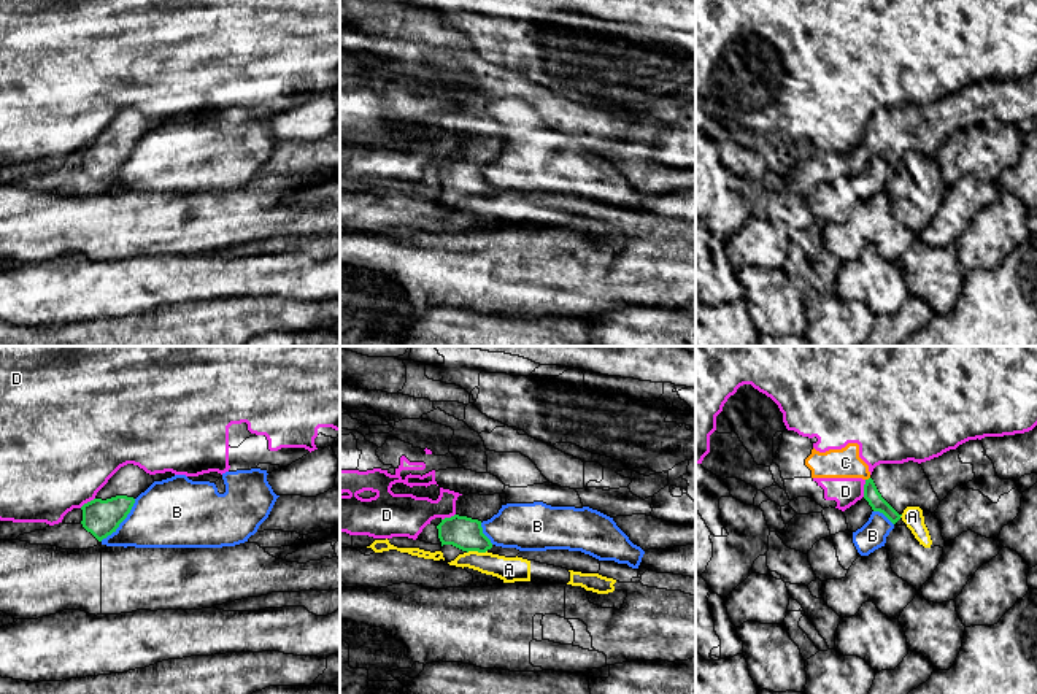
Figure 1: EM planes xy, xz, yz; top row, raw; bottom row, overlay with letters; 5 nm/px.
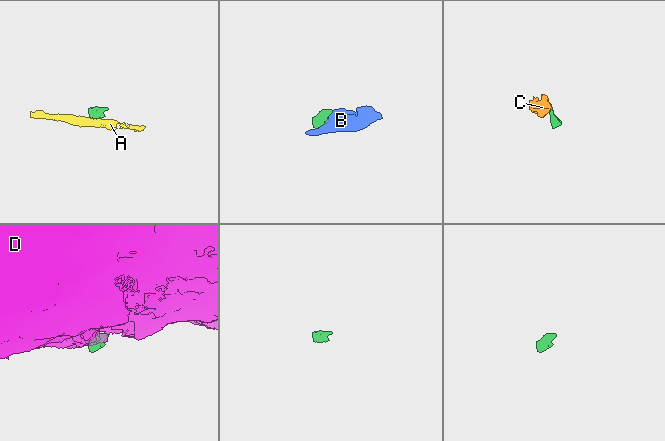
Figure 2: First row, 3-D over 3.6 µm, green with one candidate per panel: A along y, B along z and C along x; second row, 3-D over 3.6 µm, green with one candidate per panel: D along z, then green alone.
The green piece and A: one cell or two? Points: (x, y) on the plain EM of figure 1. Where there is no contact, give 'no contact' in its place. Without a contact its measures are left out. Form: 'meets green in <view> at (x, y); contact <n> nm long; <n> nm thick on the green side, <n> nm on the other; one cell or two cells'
meets green in xz at (477, 194); contact 110 nm long; 160 nm thick on the green side, 130 nm on the other; two cells

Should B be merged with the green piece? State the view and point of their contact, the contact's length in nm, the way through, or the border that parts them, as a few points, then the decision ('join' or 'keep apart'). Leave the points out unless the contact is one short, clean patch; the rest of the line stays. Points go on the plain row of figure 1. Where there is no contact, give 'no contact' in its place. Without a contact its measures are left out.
xy (123, 164) | 280 nm | along xy (135, 143), (127, 161), (100, 185) | keep apart

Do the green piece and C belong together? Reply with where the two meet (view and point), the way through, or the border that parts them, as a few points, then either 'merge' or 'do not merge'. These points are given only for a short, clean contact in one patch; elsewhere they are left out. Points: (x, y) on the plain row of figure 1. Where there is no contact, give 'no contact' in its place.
yz (869, 123) | along yz (869, 121), (866, 124) | do not merge

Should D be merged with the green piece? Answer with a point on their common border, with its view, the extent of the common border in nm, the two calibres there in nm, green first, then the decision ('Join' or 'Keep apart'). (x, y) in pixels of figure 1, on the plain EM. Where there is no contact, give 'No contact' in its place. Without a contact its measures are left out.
Touches green at yz (864, 132). Shared border 90 nm. Thickness 80 nm (green) against 140 nm. Keep apart

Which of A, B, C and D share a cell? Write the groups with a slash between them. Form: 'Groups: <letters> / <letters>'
Groups: A / B / C D

